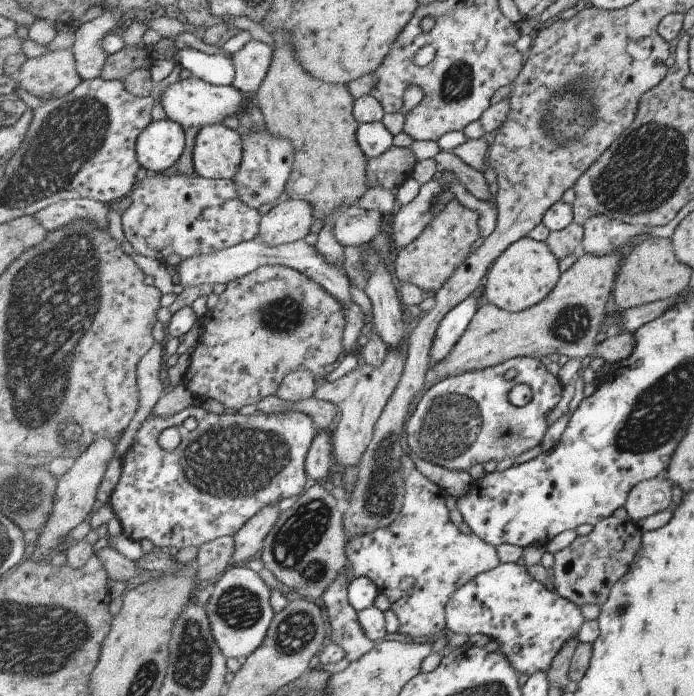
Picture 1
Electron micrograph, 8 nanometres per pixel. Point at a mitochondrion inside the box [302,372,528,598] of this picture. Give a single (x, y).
(452, 423)

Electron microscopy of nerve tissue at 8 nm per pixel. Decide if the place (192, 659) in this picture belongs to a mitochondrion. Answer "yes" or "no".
yes

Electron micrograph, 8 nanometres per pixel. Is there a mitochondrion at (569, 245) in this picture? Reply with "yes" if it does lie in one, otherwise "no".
no

